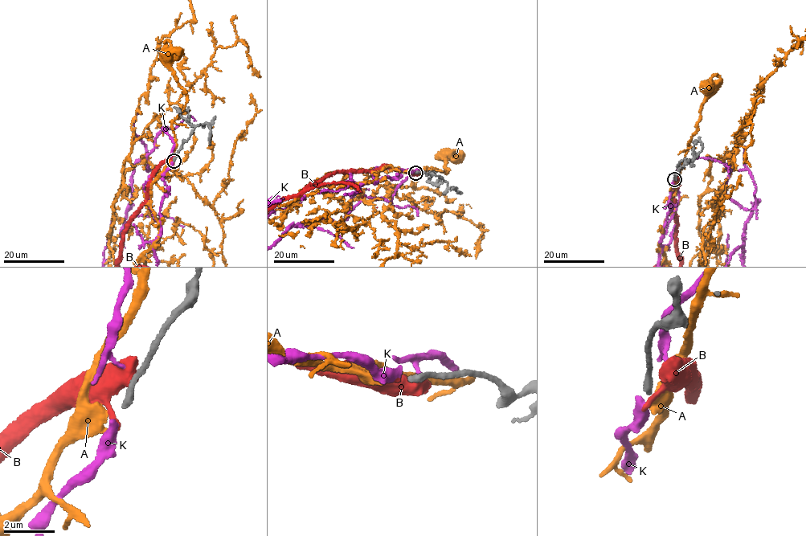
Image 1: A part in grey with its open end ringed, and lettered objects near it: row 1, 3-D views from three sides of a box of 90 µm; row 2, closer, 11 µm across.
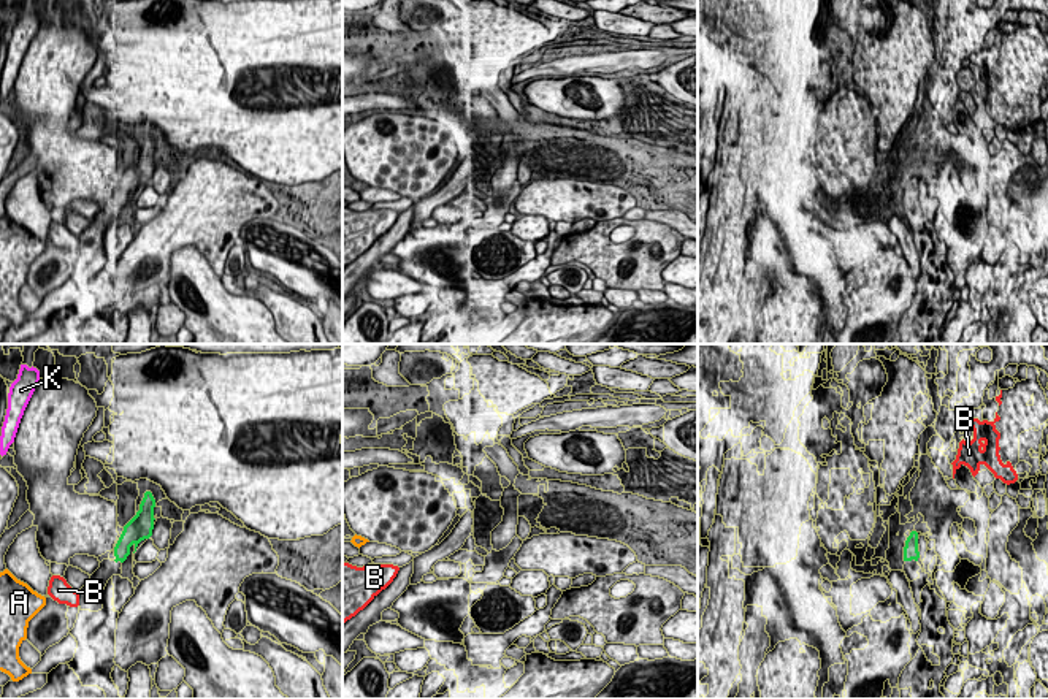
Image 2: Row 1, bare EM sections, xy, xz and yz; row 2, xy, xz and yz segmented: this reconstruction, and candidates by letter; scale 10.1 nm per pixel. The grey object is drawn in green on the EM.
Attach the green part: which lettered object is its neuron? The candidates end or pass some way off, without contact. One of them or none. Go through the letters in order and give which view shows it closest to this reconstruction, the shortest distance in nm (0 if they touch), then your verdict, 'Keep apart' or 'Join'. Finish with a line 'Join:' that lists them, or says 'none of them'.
A: Closest in xy. Distance 800 nm. Keep apart
B: Closest in xy. Distance 500 nm. Keep apart
K: Closest in xy. Distance 1400 nm. Join
Join: K

